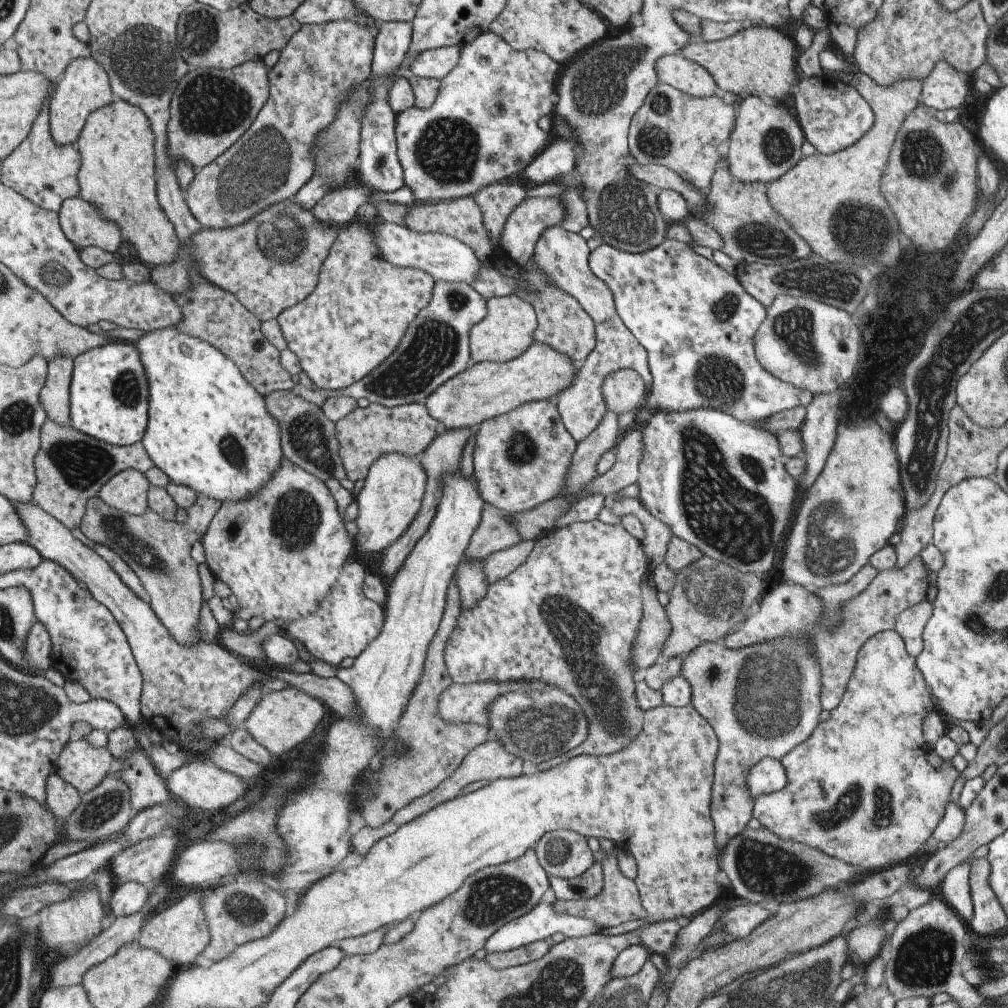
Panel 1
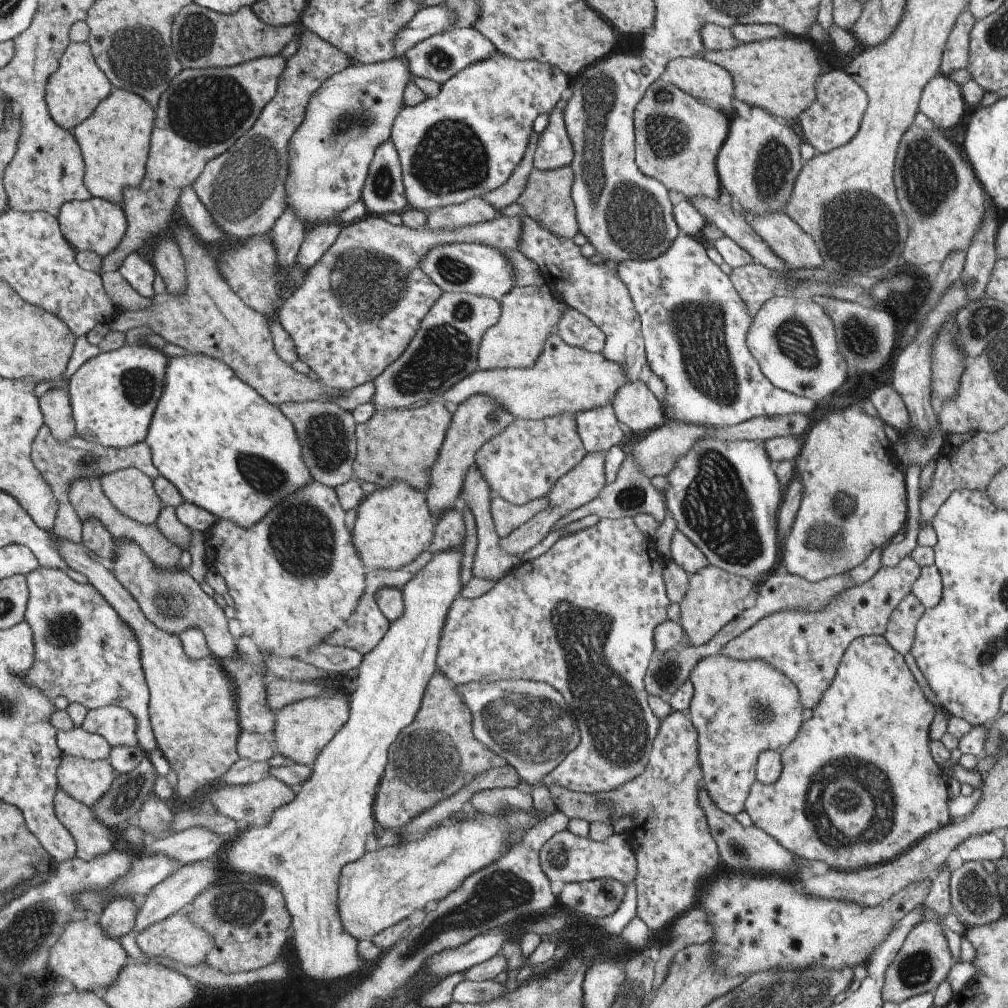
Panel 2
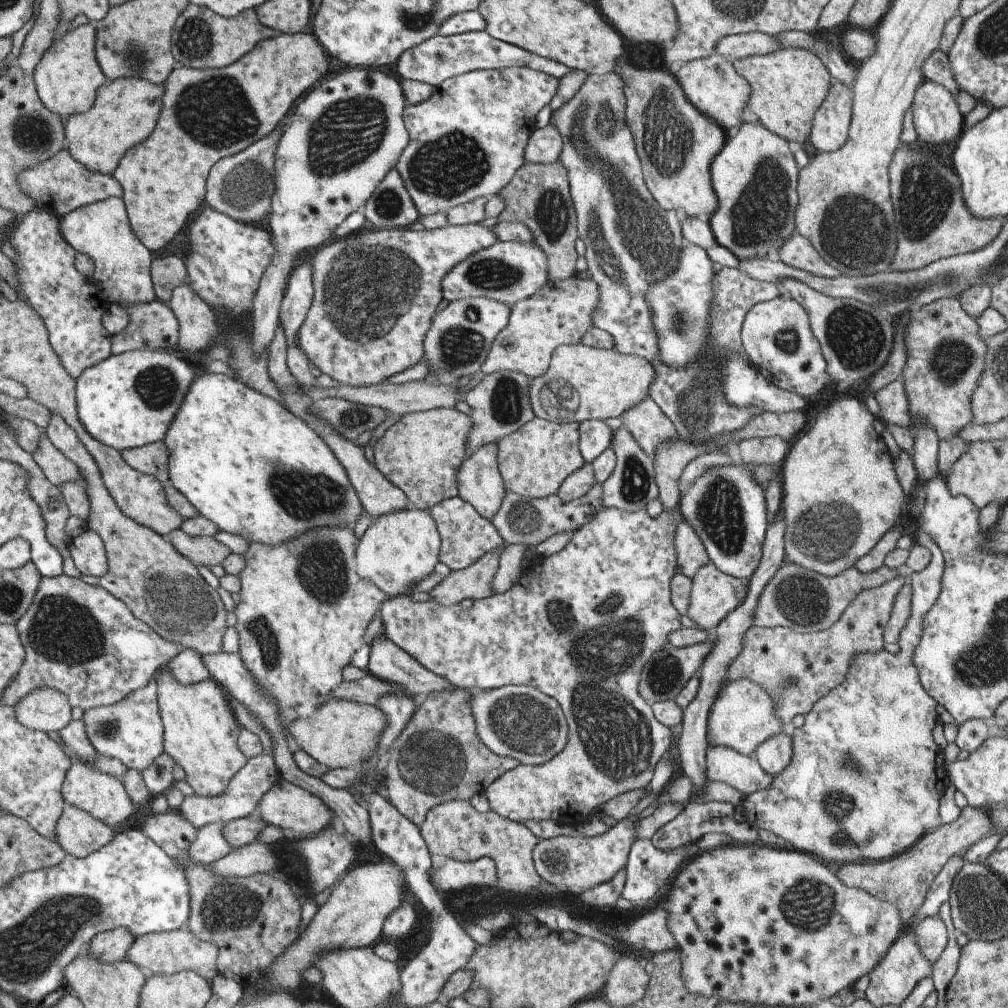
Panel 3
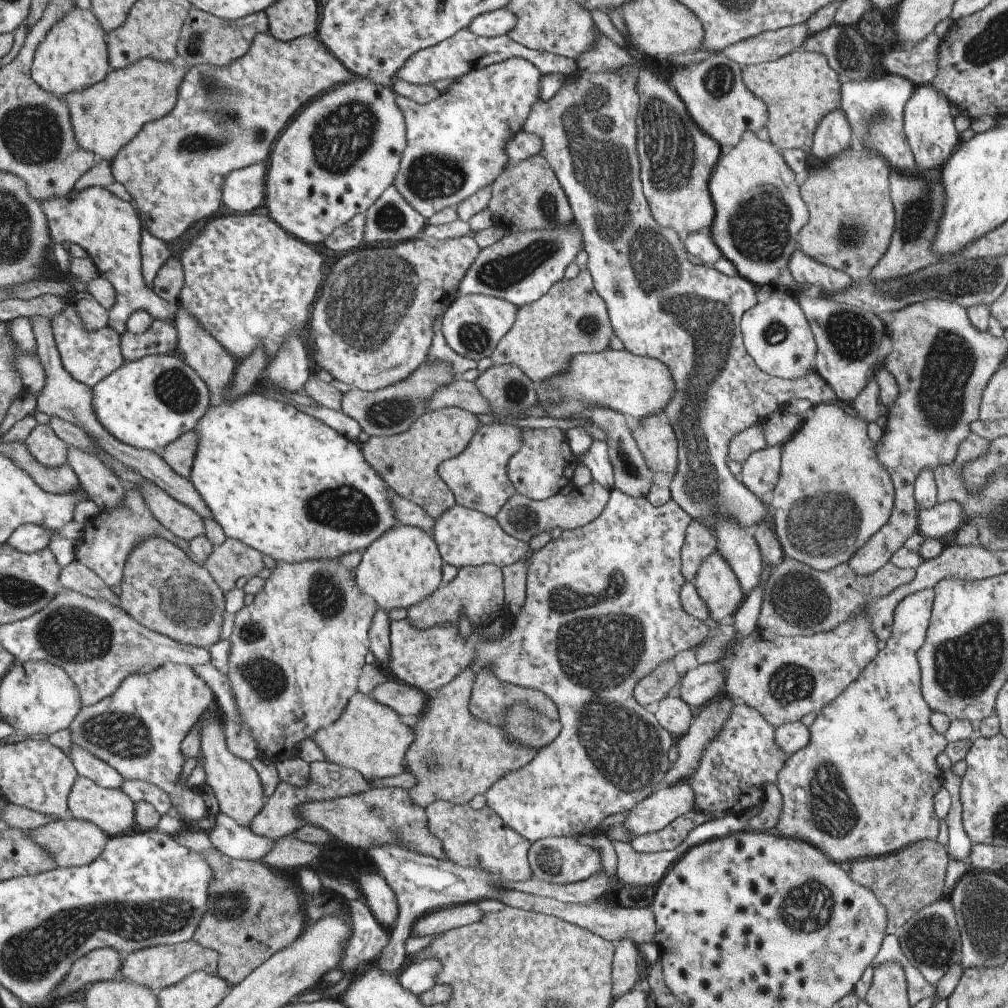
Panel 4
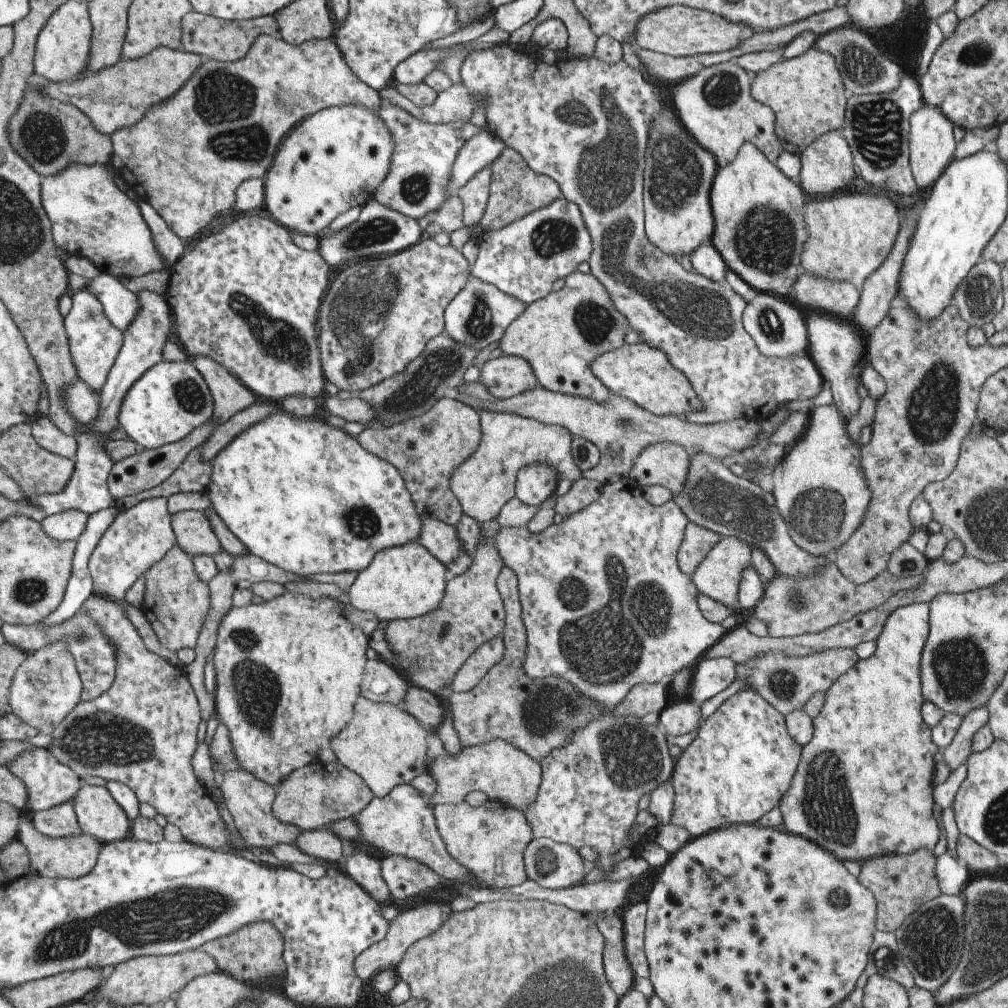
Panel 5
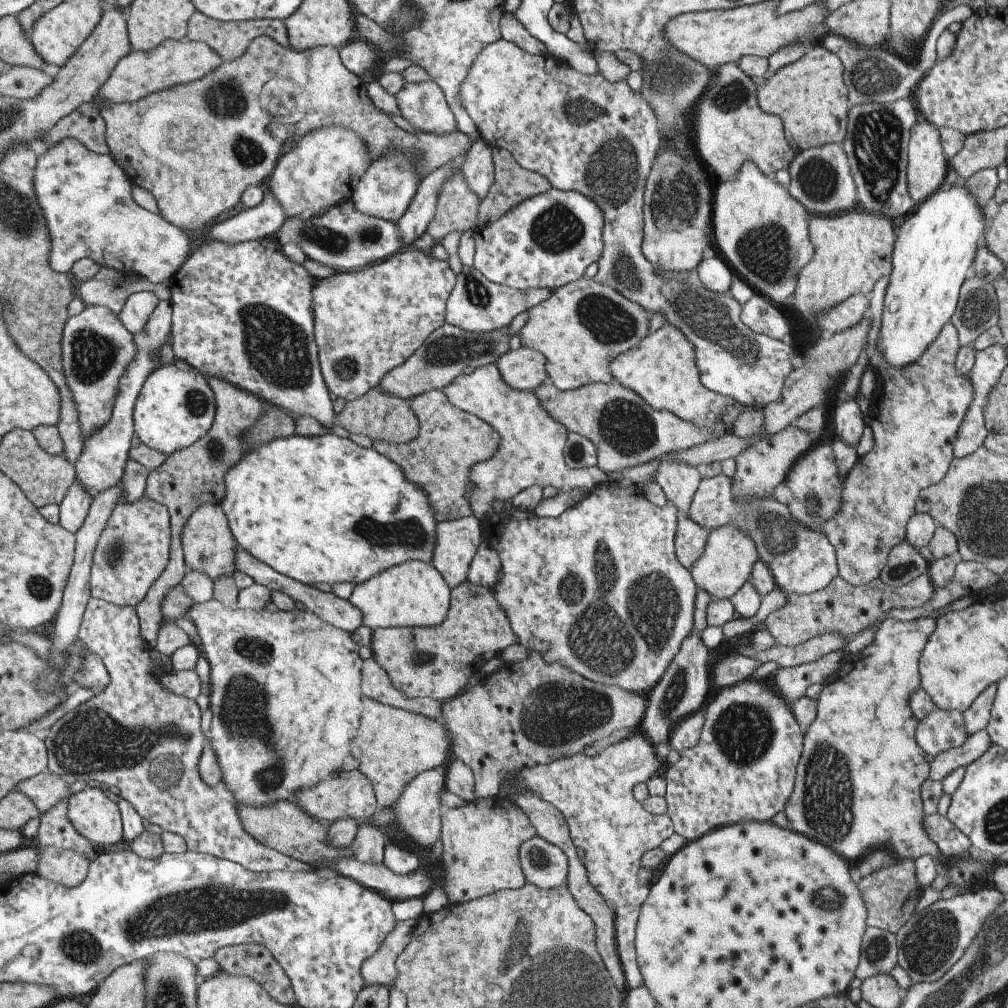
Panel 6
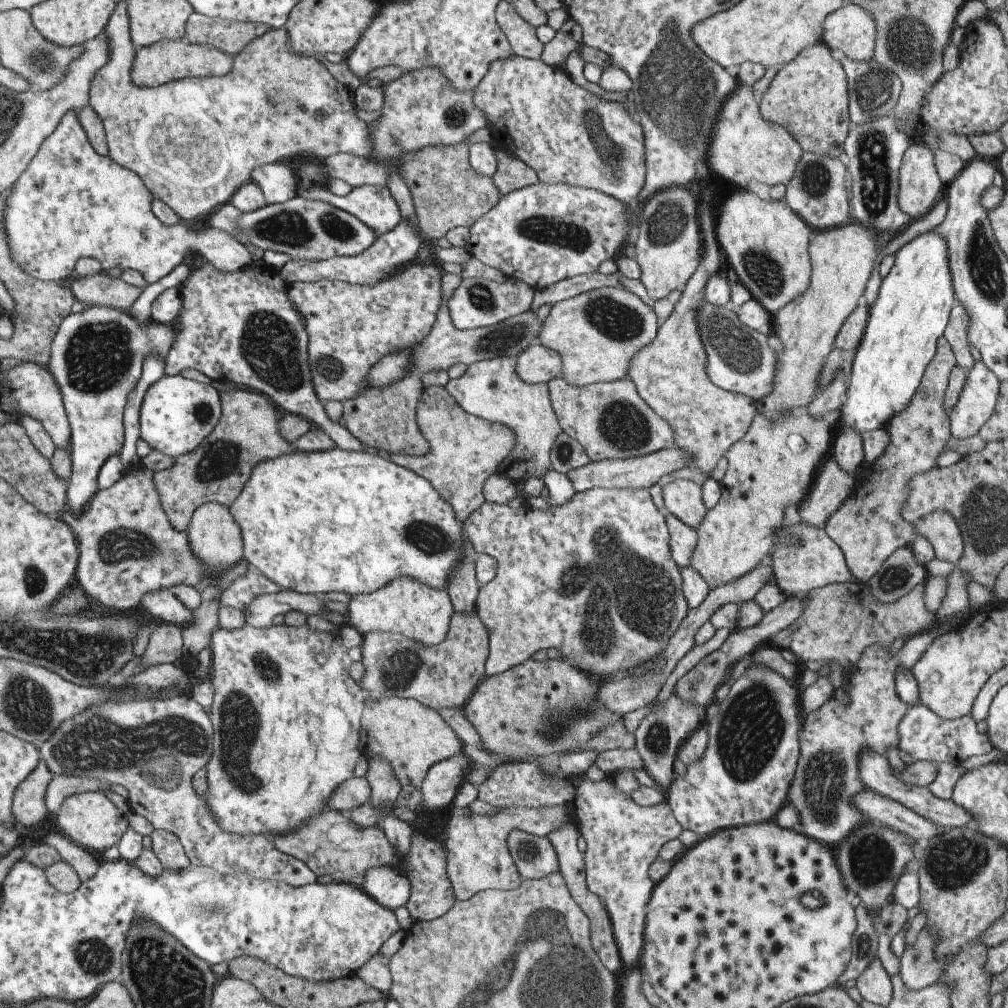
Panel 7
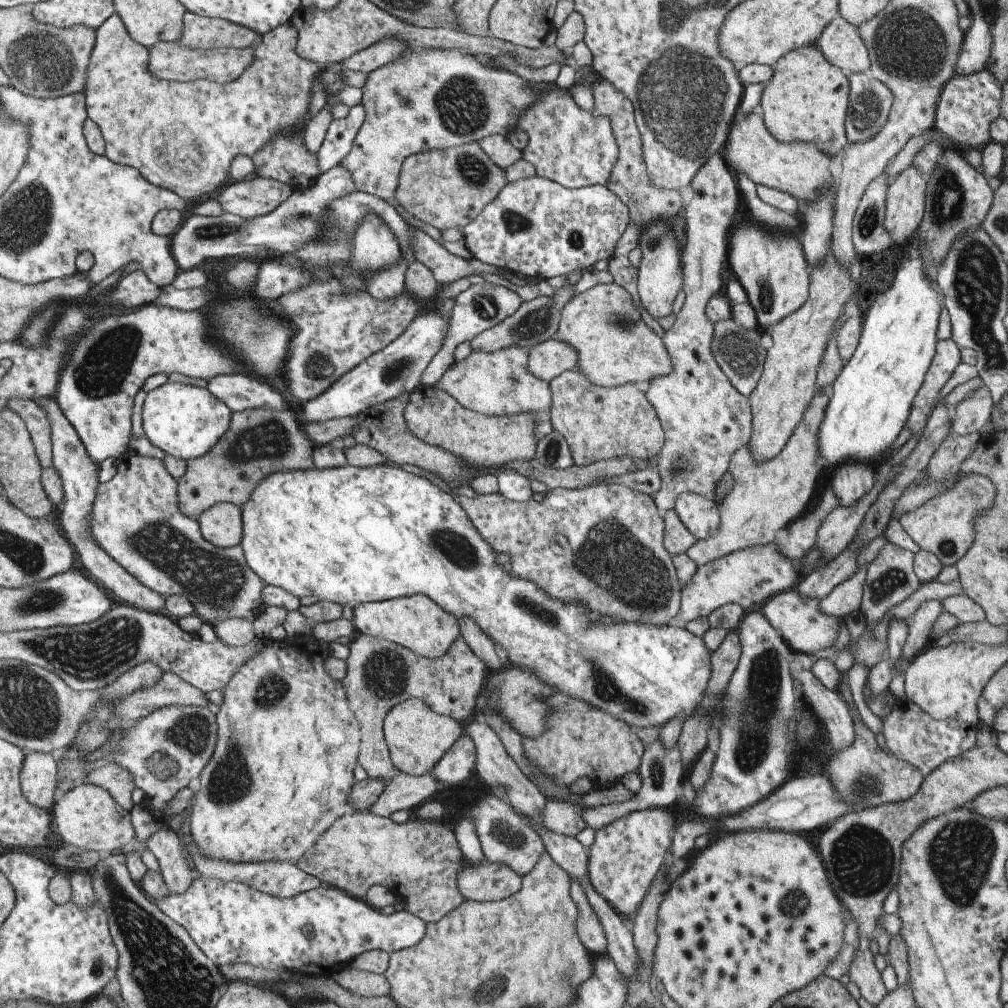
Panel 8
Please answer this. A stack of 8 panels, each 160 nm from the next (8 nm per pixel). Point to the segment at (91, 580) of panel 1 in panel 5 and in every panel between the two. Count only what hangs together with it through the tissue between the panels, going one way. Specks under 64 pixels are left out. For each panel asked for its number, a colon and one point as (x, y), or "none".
2: (191, 707)
3: (199, 730)
4: (235, 784)
5: (249, 801)

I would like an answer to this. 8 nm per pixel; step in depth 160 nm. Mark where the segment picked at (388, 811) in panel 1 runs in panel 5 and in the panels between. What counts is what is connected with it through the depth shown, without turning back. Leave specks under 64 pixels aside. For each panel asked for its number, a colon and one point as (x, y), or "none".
2: (437, 754)
3: (437, 757)
4: (453, 757)
5: (504, 773)

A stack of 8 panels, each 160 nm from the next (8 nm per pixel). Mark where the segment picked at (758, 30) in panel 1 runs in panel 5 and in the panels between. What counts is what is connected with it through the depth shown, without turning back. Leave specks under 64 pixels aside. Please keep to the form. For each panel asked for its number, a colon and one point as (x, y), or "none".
2: (779, 75)
3: (786, 87)
4: (799, 88)
5: (806, 94)

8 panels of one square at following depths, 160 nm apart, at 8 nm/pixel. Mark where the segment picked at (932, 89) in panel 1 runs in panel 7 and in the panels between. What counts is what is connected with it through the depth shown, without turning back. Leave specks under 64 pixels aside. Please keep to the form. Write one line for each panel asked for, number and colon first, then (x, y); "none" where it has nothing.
2: (940, 101)
3: (936, 118)
4: (928, 125)
5: (931, 143)
6: (926, 168)
7: (919, 188)

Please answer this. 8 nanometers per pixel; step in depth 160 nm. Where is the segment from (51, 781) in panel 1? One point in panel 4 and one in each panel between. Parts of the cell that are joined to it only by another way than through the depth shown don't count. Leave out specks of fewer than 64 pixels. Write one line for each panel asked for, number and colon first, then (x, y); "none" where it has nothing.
2: (92, 838)
3: (76, 833)
4: (69, 842)

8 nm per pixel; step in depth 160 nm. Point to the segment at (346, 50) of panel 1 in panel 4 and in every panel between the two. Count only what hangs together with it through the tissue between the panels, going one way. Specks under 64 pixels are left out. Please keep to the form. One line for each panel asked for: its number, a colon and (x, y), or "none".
2: (243, 188)
3: (240, 187)
4: (242, 190)

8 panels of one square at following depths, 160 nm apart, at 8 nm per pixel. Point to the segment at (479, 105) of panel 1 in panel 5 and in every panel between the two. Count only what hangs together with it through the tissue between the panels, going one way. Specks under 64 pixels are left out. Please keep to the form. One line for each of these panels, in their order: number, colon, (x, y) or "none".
2: (465, 141)
3: (466, 140)
4: (454, 145)
5: (419, 167)

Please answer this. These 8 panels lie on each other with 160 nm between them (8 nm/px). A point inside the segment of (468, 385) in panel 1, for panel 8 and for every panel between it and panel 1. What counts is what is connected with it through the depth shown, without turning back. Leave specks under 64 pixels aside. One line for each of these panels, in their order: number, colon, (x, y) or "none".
2: (564, 379)
3: (590, 384)
4: (631, 384)
5: (642, 374)
6: (660, 368)
7: (669, 374)
8: (704, 420)

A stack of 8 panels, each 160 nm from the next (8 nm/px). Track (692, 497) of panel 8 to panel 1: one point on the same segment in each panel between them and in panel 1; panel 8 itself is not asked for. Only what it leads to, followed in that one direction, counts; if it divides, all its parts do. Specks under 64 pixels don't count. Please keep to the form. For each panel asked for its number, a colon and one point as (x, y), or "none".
1: (624, 390)
2: (633, 404)
3: (648, 426)
4: (656, 441)
5: (665, 464)
6: (678, 482)
7: (682, 498)

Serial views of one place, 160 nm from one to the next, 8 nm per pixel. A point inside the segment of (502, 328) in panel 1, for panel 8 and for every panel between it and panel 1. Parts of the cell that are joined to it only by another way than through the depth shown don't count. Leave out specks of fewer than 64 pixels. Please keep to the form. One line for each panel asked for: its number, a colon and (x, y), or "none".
2: (528, 315)
3: (558, 313)
4: (570, 318)
5: (559, 335)
6: (582, 326)
7: (595, 333)
8: (614, 346)

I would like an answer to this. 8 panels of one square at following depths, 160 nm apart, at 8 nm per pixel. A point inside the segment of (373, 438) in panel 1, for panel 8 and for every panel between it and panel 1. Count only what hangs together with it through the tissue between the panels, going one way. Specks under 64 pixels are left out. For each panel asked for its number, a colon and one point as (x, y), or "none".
2: (393, 445)
3: (419, 454)
4: (407, 462)
5: (425, 449)
6: (450, 441)
7: (464, 450)
8: (434, 417)

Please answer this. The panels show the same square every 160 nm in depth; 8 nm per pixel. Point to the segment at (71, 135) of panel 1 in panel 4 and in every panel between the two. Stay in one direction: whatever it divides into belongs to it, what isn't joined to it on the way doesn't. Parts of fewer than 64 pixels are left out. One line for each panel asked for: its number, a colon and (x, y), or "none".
2: (72, 92)
3: (66, 77)
4: (72, 55)

